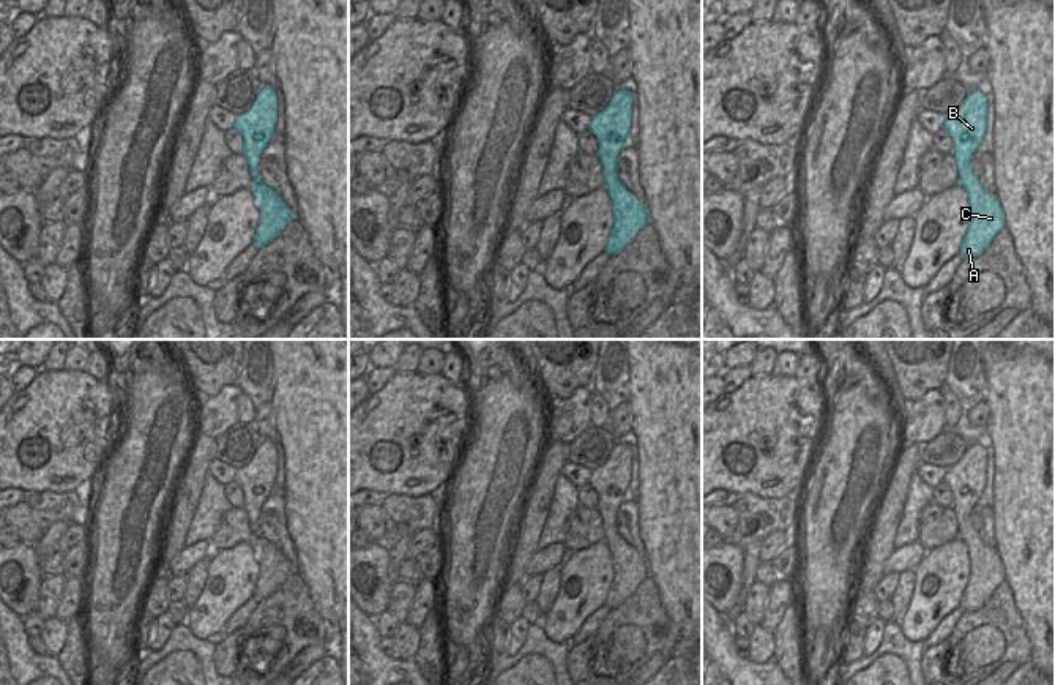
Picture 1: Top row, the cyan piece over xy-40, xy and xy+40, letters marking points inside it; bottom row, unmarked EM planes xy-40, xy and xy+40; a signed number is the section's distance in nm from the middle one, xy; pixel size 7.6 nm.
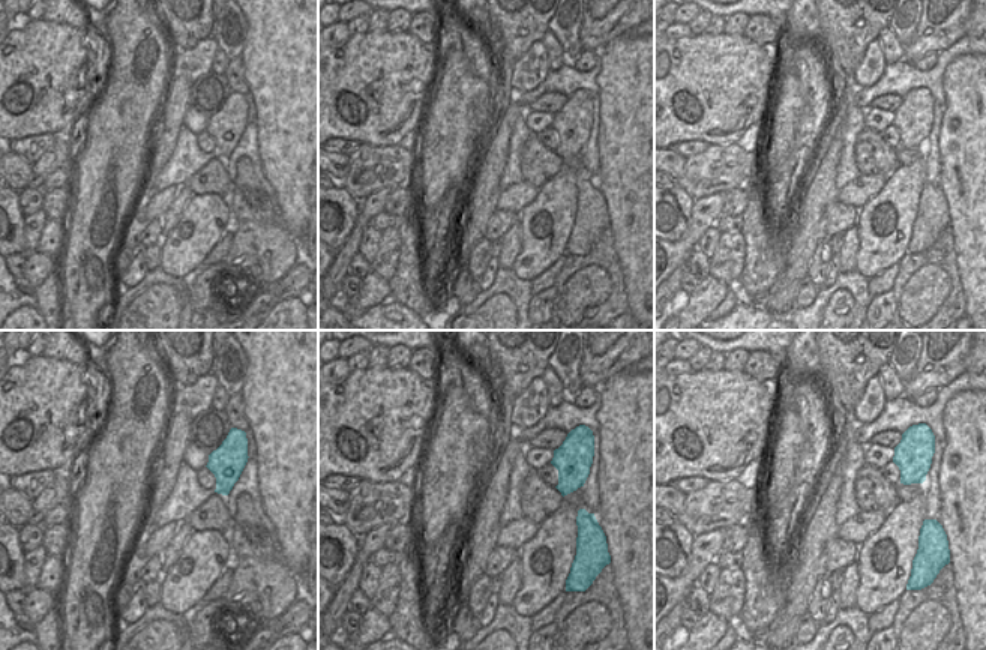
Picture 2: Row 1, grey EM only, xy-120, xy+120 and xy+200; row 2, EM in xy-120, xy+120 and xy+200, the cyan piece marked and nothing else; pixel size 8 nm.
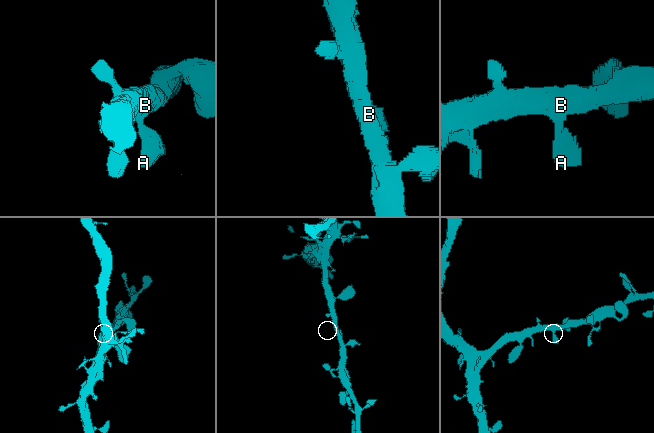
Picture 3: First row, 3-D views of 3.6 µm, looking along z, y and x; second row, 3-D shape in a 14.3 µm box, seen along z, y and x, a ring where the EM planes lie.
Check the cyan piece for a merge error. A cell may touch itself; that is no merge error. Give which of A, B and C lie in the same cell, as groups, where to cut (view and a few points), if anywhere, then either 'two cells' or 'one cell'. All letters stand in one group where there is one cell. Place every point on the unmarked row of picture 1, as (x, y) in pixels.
groups A B C; cut none; one cell

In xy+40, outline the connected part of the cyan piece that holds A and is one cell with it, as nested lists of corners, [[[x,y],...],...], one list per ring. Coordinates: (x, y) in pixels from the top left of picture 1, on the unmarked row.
[[[981,444],[968,445],[959,462],[951,466],[943,483],[952,491],[952,510],[959,521],[959,538],[968,546],[971,573],[959,608],[964,612],[981,609],[993,590],[1005,582],[1005,567],[998,551],[987,546],[971,524],[973,507],[986,489],[987,451]]]

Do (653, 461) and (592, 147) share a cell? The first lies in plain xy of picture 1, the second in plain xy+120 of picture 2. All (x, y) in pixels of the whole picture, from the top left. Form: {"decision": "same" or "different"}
{"decision": "different"}

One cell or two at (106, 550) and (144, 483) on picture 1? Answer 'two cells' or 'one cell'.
one cell

